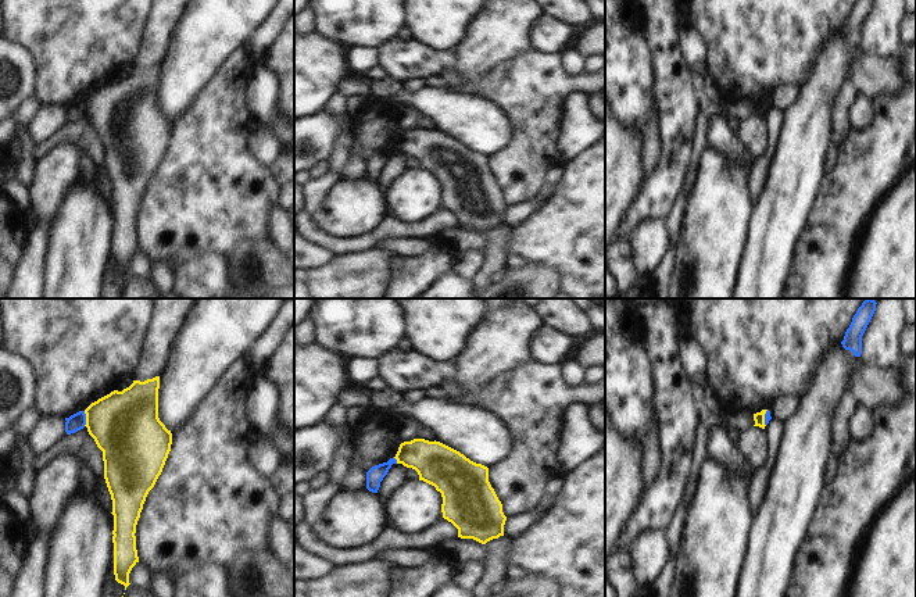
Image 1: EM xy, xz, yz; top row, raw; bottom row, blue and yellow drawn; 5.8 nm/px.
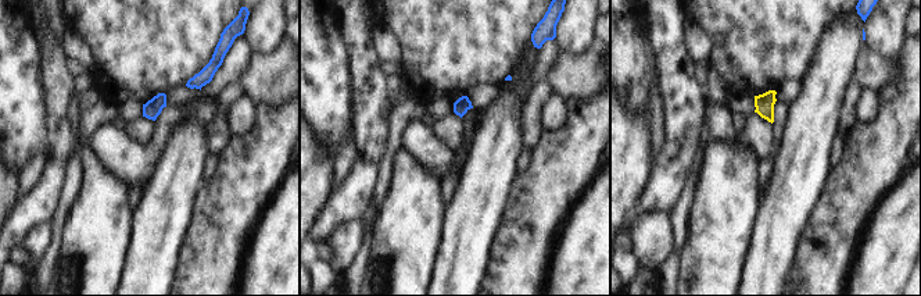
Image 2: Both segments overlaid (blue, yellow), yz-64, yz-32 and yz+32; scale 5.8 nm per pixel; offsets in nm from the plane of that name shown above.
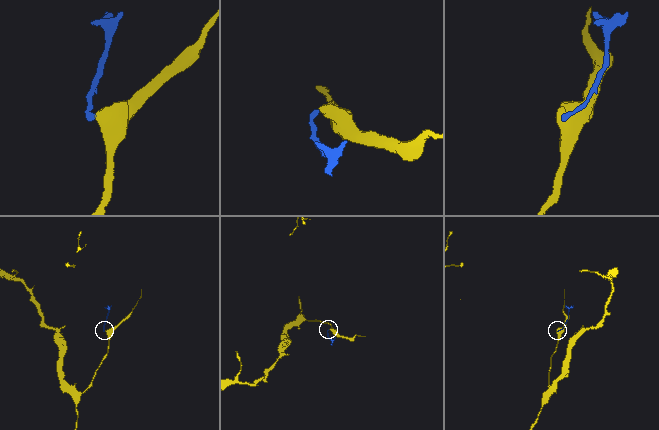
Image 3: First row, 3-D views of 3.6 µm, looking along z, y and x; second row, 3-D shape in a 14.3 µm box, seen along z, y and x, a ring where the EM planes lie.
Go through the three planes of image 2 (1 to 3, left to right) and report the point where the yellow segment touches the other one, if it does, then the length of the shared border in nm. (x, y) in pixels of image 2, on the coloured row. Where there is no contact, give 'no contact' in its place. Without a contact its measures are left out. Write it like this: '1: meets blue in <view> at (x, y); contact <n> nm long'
1: no contact
2: no contact
3: no contact

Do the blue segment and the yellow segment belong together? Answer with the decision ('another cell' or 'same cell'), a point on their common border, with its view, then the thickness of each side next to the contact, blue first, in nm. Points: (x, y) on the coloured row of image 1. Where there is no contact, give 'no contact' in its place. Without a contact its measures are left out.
another cell | xy (85, 418) | 100/400 nm

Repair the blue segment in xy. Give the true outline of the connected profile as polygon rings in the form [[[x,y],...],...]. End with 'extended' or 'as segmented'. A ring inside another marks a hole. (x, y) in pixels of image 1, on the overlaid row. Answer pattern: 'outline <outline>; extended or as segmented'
outline [[[79,411],[69,418],[65,418],[65,432],[67,435],[75,433],[85,428],[86,425],[86,414],[85,411]]]; as segmented

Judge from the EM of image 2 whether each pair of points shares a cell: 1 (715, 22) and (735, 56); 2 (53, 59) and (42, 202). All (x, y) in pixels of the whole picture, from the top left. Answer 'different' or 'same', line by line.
1: same
2: same

